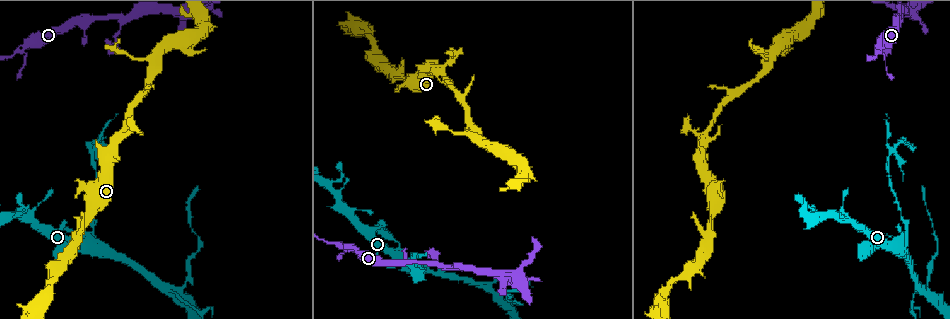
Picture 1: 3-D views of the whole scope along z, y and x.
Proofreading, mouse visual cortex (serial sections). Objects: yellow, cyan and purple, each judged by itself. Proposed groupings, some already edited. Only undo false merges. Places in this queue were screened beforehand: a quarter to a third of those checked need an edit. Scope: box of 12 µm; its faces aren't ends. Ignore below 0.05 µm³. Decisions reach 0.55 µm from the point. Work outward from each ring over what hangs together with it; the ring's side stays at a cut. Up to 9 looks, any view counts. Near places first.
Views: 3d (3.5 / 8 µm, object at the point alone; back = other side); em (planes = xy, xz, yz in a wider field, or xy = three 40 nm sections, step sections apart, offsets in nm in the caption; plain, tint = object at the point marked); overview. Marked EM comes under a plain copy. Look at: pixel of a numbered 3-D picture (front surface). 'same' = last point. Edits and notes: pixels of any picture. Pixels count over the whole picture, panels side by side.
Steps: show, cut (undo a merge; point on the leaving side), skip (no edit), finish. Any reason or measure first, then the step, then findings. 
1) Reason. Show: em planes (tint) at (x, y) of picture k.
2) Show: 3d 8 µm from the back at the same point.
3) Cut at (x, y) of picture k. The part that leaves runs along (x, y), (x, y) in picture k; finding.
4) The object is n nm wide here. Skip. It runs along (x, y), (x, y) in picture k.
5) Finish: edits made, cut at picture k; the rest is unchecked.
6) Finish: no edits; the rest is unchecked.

Three-way junction. Show: 3d 3.5 µm at (901, 19) of picture 1.

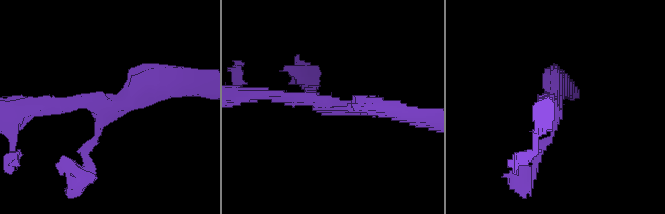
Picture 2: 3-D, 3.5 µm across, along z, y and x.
Shape alone is not enough. Show: em xy step 2 (tint) at (323, 106) of picture 2.

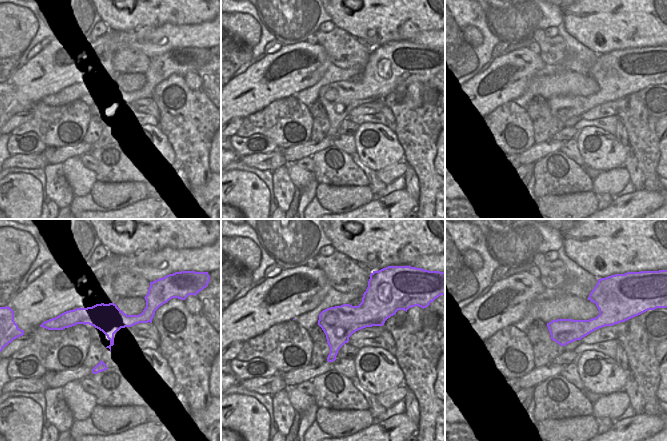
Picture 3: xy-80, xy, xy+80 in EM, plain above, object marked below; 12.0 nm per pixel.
The arms are 150, 200, 250 nm wide. Skip. It runs along (149, 316), (74, 317), (67, 323) in picture 3; one cell here.

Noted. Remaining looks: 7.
A fork. Show: 3d 8 µm at (439, 72) of picture 1.

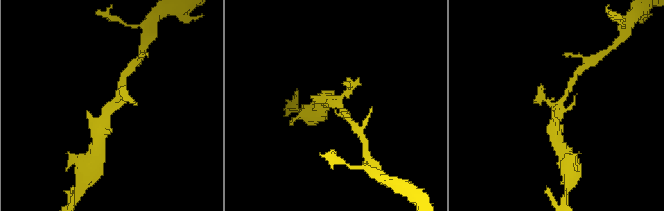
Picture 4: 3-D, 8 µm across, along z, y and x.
Show: em xy step 5 (tint) at (113, 104) of picture 4.

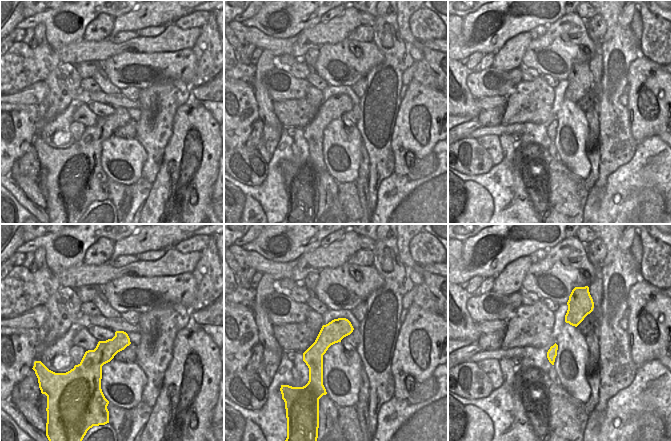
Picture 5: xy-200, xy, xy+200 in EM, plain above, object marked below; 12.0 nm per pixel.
Skip. It runs along (99, 129), (123, 81) in picture 4; all the same cell.

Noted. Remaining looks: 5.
Abrupt turn. Show: 3d 3.5 µm at (900, 246) of picture 1.

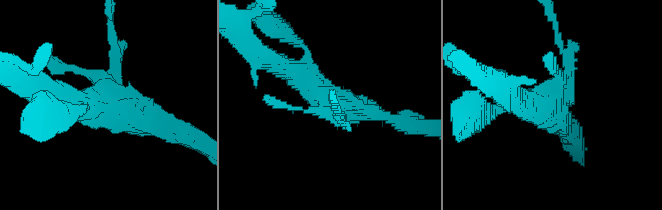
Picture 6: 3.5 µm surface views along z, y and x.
Now the EM. Show: em xy step 5 (tint) at (110, 104) of picture 6.

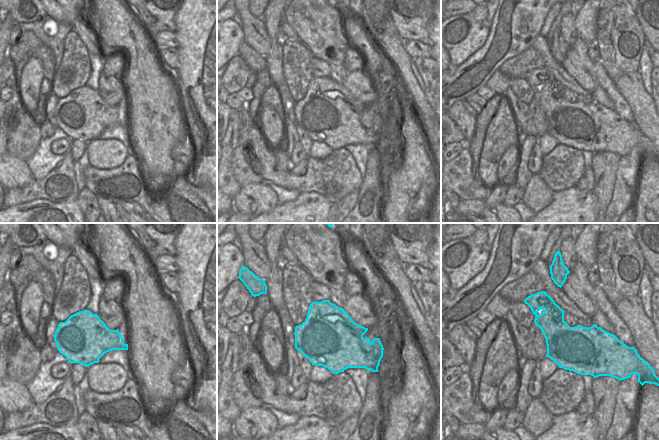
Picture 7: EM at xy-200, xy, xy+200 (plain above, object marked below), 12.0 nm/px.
The object is 700 nm wide here. Cut at (114, 39) of picture 6. The part that leaves runs along (116, 75), (116, 47), (110, 22) in picture 6; two cells meet here.

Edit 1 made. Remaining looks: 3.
Show: overview.

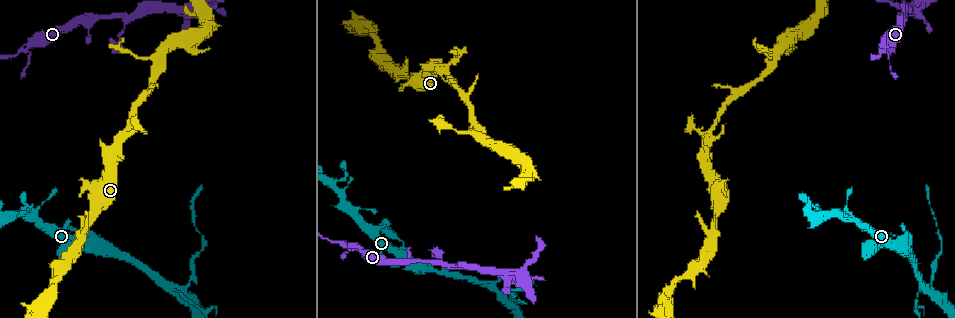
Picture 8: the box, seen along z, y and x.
Abrupt turn. Show: 3d 3.5 µm at (500, 296) of picture 8.

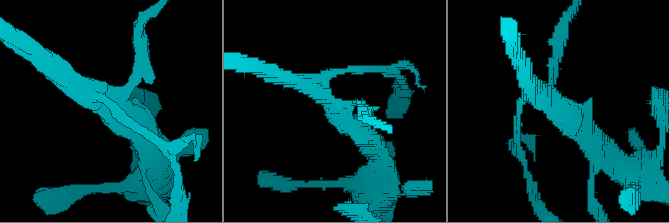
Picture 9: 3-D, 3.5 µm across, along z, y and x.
3 arms meet here; the arms are 100, 300, 350 nm wide. Show: em xy step 5 (tint) at (338, 107) of picture 9.

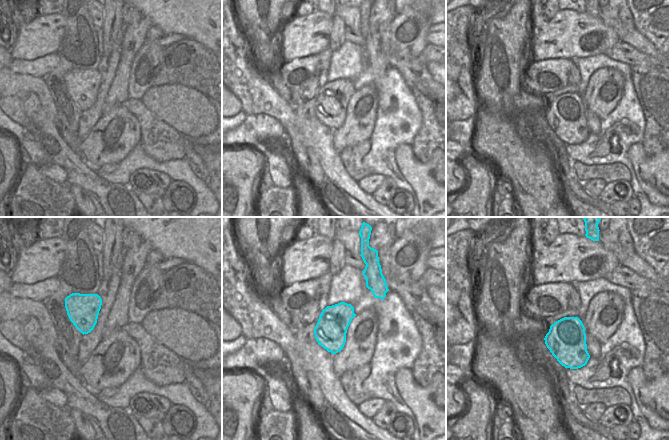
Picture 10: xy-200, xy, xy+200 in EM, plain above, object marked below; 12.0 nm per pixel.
Cut at (559, 49) of picture 9. The part that leaves runs along (550, 82), (563, 27) in picture 9; a second cell is stuck on.

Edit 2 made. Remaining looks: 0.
Finish: edits made, cut at picture 6, cut at picture 9; the rest is unchecked.

